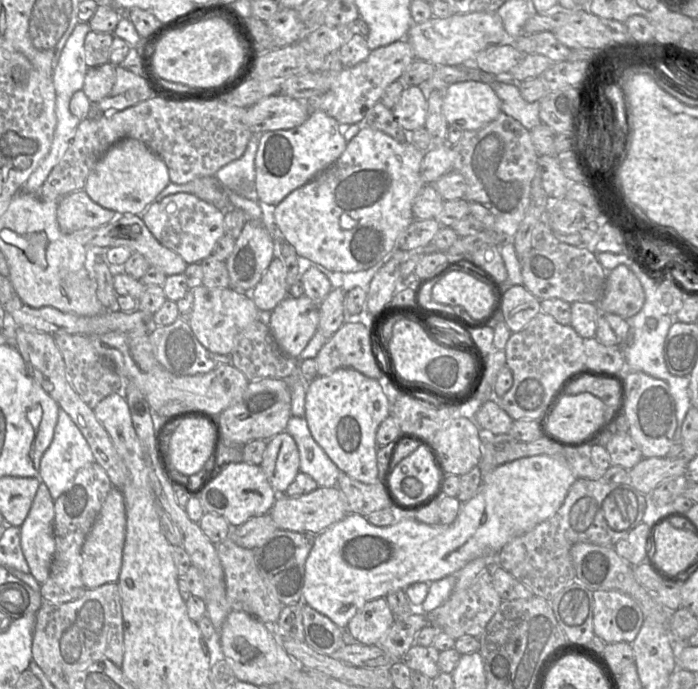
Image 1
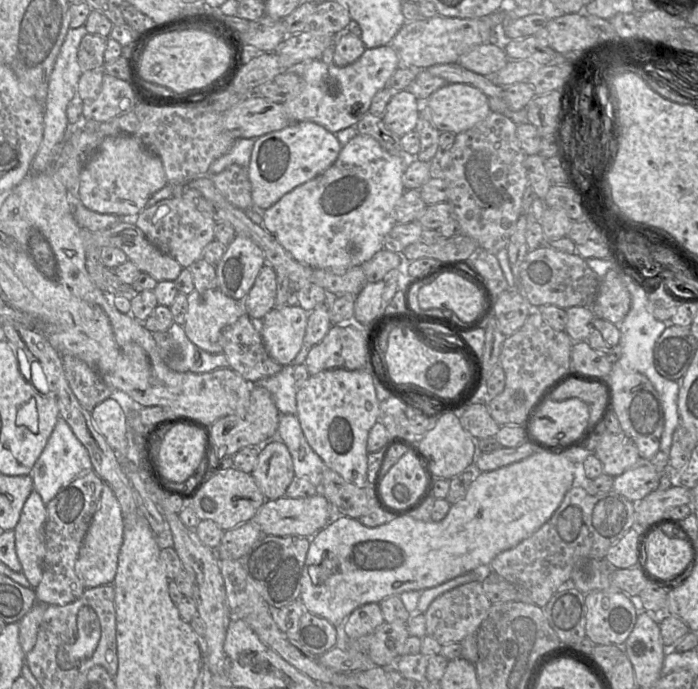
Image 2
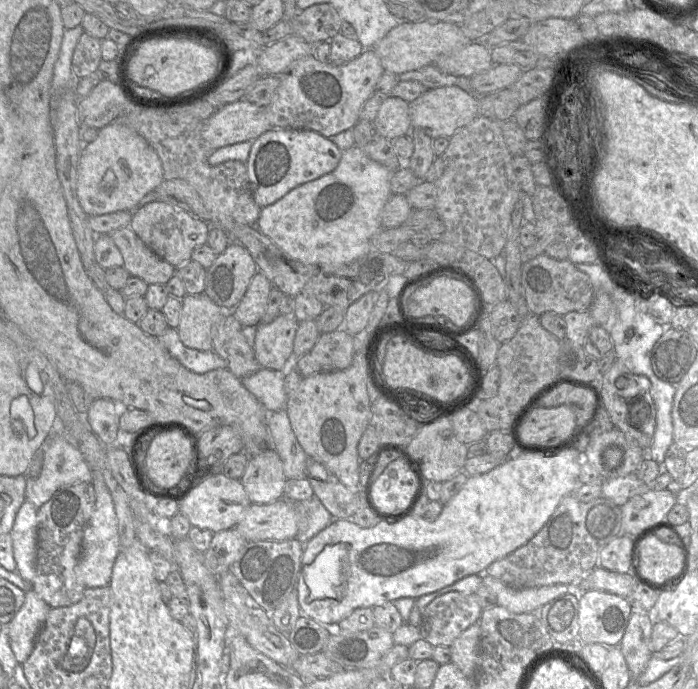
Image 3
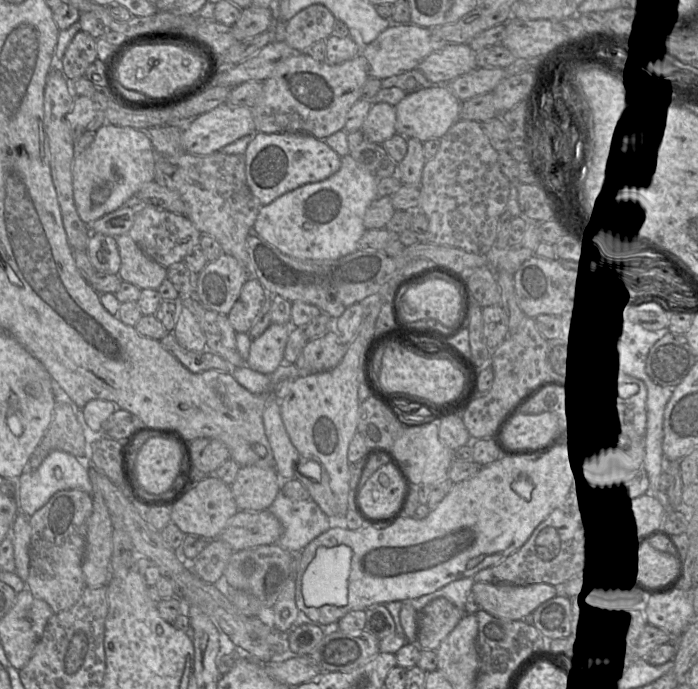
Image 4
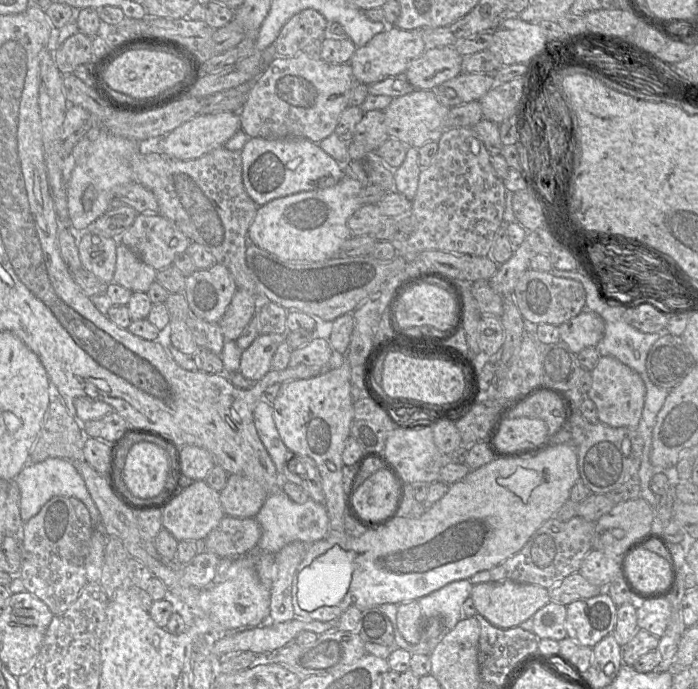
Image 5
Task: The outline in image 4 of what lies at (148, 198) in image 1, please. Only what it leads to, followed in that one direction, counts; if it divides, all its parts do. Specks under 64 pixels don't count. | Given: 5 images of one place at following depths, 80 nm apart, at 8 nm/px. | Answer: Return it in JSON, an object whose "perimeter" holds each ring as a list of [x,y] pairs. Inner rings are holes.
{"perimeter":[[[104,124],[95,131],[93,142],[76,154],[72,163],[73,196],[77,213],[87,225],[124,206],[127,200],[155,178],[155,151],[146,132],[131,127]]]}

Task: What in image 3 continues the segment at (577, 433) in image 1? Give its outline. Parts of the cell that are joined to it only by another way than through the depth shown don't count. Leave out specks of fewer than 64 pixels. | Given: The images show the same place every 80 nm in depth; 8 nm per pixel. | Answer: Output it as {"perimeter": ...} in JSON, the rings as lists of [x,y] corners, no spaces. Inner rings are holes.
{"perimeter":[[[538,407],[519,419],[512,438],[519,445],[551,445],[566,438],[576,425],[576,407]]]}

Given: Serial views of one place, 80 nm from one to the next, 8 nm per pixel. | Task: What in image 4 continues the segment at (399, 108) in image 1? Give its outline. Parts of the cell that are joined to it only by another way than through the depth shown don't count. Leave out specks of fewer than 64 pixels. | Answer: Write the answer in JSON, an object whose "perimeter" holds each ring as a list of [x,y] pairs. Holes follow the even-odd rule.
{"perimeter":[[[389,103],[373,104],[362,127],[362,132],[372,142],[383,144],[396,132],[396,110]]]}

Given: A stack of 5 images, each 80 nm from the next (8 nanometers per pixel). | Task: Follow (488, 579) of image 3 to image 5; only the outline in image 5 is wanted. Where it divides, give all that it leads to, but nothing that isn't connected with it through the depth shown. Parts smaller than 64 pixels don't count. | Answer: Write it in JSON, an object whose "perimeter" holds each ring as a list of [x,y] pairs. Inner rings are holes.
{"perimeter":[[[513,581],[486,582],[473,586],[470,594],[477,613],[497,628],[519,626],[550,602],[548,589],[535,584],[520,584]]]}

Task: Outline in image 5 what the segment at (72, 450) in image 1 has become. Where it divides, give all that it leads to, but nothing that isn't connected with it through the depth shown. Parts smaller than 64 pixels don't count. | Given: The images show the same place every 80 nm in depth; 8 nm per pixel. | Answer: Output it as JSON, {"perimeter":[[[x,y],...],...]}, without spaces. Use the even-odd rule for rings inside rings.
{"perimeter":[[[48,458],[39,463],[26,464],[16,476],[14,482],[20,493],[20,517],[24,523],[35,516],[45,503],[53,497],[65,496],[80,500],[89,511],[93,523],[93,531],[95,528],[101,530],[99,511],[72,461],[62,458]]]}

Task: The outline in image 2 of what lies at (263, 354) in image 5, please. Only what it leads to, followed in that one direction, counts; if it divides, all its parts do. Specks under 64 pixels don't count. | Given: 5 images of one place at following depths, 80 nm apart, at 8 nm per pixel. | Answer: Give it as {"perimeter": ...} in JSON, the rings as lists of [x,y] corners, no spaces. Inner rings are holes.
{"perimeter":[[[296,306],[273,308],[259,323],[265,349],[282,366],[292,363],[304,344],[309,312]]]}

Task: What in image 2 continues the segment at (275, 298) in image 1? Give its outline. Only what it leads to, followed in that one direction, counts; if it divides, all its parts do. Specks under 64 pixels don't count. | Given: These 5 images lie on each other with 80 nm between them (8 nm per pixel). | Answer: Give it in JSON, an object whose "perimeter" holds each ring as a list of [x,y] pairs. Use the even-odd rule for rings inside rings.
{"perimeter":[[[264,265],[243,300],[245,314],[253,321],[261,321],[275,306],[276,289],[276,271],[270,265]]]}

